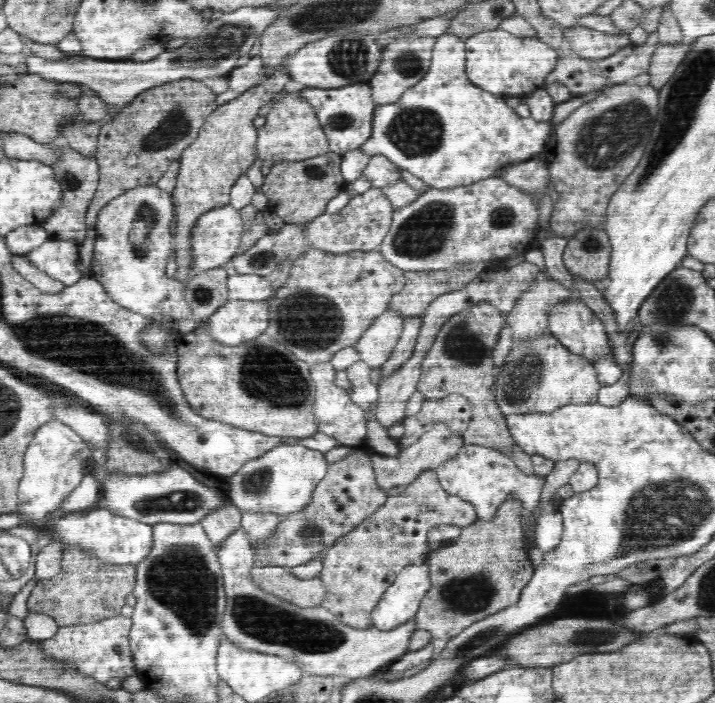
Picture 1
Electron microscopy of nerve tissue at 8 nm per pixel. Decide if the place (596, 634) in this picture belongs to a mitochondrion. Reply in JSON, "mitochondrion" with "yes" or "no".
{"mitochondrion":"yes"}

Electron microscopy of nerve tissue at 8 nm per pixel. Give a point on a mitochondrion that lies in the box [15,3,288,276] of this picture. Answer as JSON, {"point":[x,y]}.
{"point":[224,41]}

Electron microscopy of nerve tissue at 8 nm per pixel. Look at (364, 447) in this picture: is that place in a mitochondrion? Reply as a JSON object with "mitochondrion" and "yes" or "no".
{"mitochondrion":"no"}

